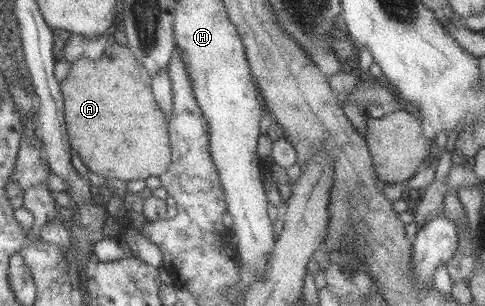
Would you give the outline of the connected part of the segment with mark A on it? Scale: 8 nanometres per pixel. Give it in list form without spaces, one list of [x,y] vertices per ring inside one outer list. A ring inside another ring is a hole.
[[[111,44],[103,55],[92,60],[82,58],[71,62],[65,79],[60,81],[64,107],[64,124],[71,147],[79,153],[83,165],[106,179],[121,181],[159,177],[171,163],[167,124],[163,112],[149,89],[151,77],[131,55],[126,46]]]

